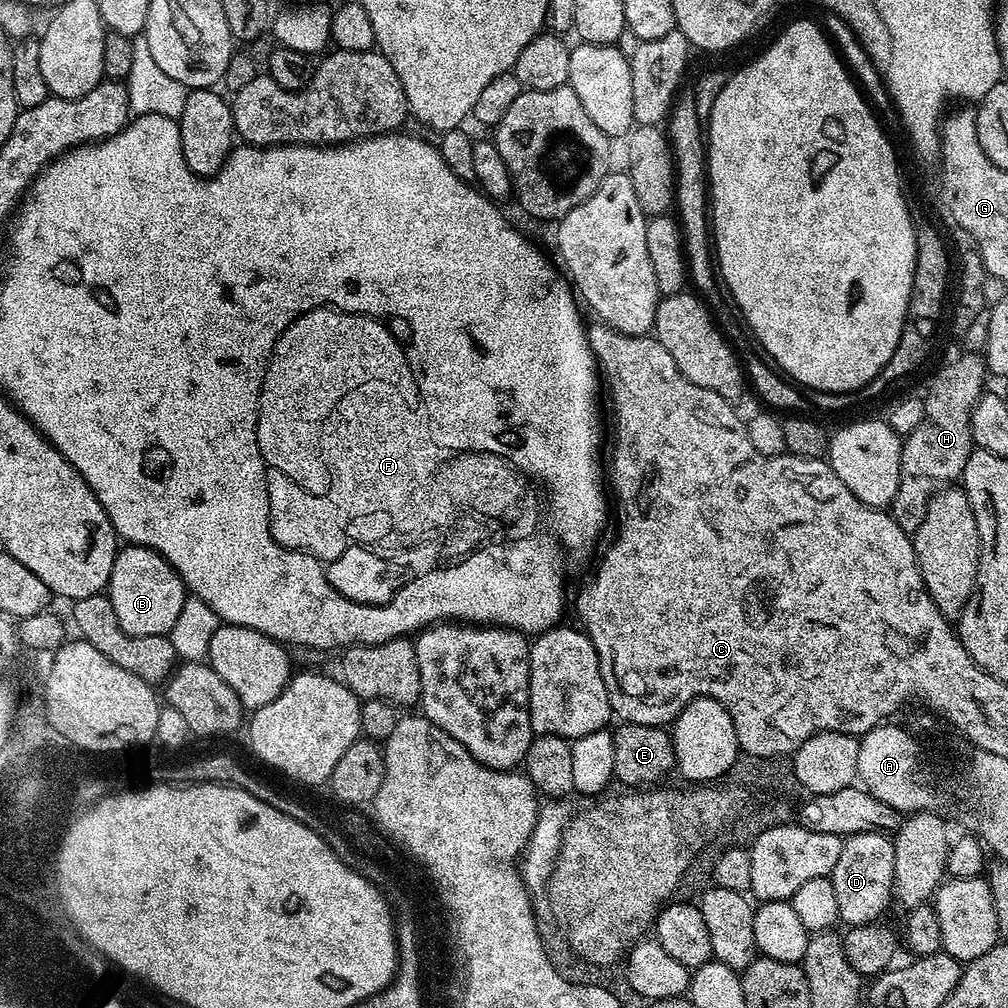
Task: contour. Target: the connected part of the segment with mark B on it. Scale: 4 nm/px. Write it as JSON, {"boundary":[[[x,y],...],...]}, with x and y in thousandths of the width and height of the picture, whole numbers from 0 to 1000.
{"boundary":[[[127,540],[115,549],[105,590],[109,601],[113,601],[113,613],[117,613],[117,621],[121,621],[125,629],[166,631],[181,606],[185,584],[179,570],[160,548],[140,540]]]}

